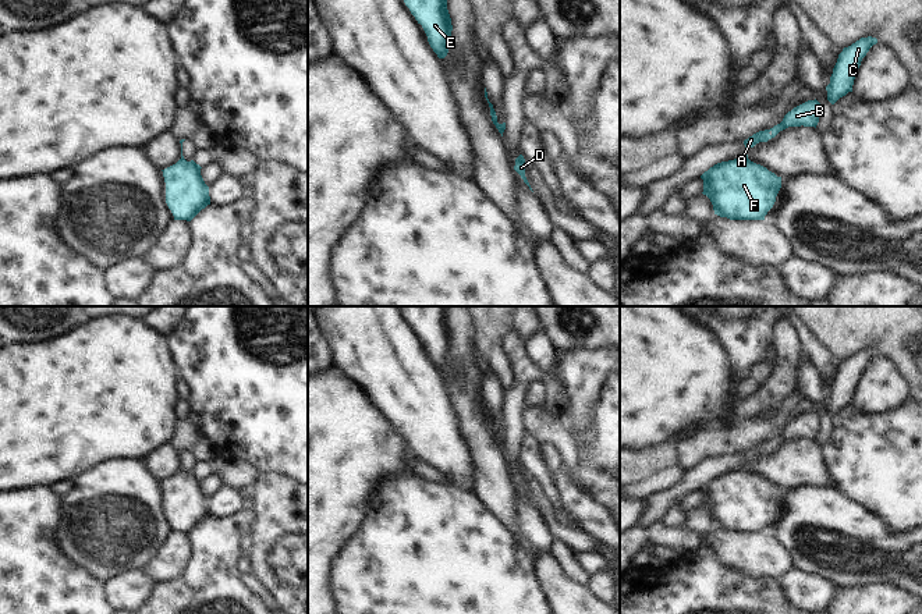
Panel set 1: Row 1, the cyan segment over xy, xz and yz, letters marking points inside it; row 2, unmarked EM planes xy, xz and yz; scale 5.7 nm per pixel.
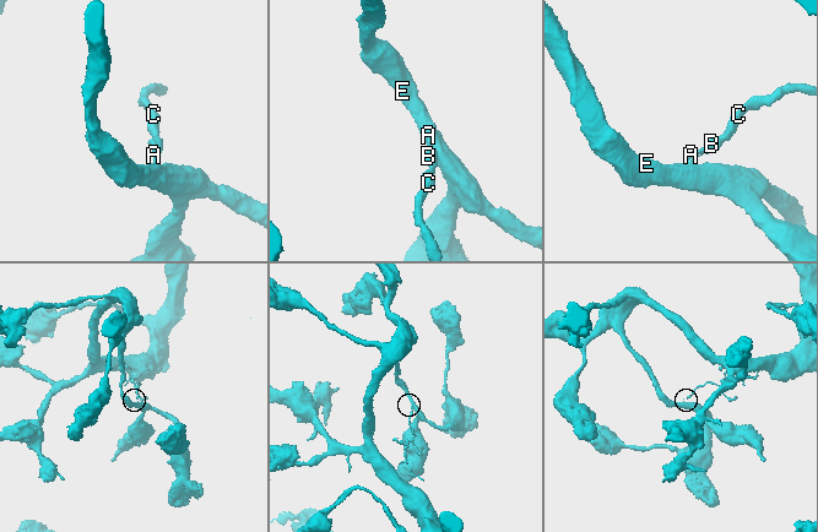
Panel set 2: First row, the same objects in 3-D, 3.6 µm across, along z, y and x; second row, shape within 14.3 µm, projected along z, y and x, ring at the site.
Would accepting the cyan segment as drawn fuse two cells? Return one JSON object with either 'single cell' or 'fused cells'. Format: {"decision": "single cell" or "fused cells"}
{"decision": "fused cells"}

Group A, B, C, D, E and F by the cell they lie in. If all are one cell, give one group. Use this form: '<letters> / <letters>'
A B C / D E F

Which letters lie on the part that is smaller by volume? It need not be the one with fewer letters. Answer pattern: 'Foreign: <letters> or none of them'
Foreign: A, B, C

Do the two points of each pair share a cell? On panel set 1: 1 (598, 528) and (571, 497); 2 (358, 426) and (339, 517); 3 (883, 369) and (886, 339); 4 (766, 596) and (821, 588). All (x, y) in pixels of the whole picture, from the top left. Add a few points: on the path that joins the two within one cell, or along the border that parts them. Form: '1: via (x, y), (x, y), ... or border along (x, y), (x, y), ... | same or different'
1: via (594, 521), (577, 504) | same
2: via (347, 449), (346, 458), (339, 465), (339, 494) | same
3: border along (878, 352), (889, 357), (907, 379) | different
4: border along (773, 579), (786, 599) | different

